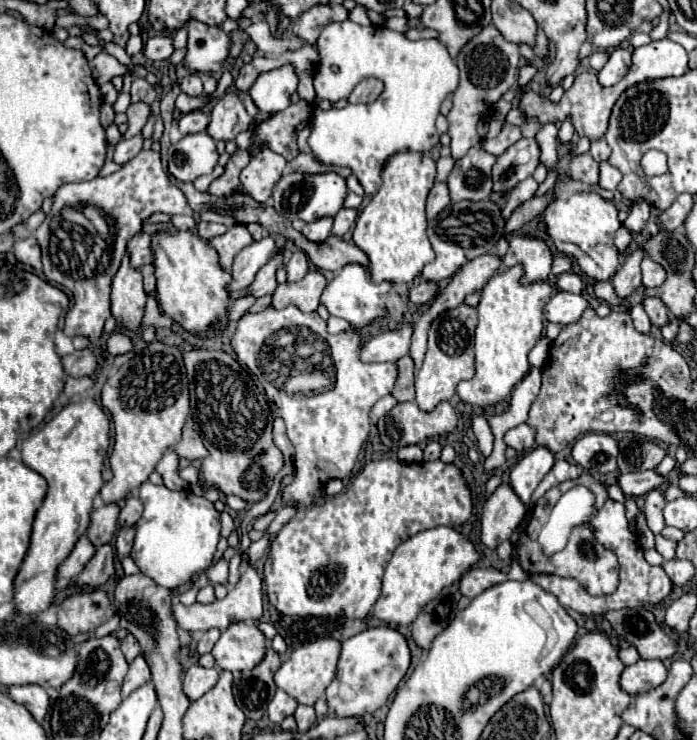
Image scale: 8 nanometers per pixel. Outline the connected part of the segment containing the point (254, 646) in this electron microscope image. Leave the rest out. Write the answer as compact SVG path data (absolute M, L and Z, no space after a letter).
M237 621L221 633L211 653L221 669L249 671L263 661L267 645L269 639L255 621Z

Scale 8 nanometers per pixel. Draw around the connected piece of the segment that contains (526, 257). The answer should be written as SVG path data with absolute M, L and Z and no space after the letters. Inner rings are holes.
M519 233L511 239L509 251L505 253L503 263L507 267L521 263L525 269L521 283L533 283L533 281L547 279L547 275L551 273L551 257L553 255L541 237L531 237L527 233Z

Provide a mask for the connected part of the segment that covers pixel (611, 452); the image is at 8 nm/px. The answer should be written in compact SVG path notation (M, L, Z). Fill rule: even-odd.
M585 433L573 445L573 459L591 475L617 471L617 441L607 433Z

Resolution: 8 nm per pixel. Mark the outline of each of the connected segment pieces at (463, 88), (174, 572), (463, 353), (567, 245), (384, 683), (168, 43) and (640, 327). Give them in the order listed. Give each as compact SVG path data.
M487 25L479 31L479 37L467 41L455 61L461 71L461 83L459 89L453 93L453 109L447 115L447 133L451 137L451 155L455 159L461 159L471 147L481 145L481 137L477 133L479 119L483 119L483 115L487 115L501 99L501 95L517 81L519 49L515 43L505 41L505 37L493 25Z
M145 481L139 487L139 497L145 505L141 519L137 521L135 543L131 557L139 571L151 577L157 585L175 589L187 583L193 573L203 573L215 555L219 541L219 511L205 497L195 495L191 489L171 491L165 485Z
M459 305L457 309L449 309L441 313L429 329L429 347L421 369L415 375L417 389L417 405L421 411L433 411L437 403L447 401L455 395L455 387L463 379L471 379L475 373L475 357L473 357L473 333L477 327L477 311L469 305Z
M575 193L567 201L553 201L543 213L547 233L563 255L571 255L579 267L597 281L607 281L619 267L619 251L615 247L615 233L621 227L617 209L597 193Z
M371 627L343 641L337 675L327 687L327 705L337 717L375 713L387 703L411 665L407 639L393 627Z
M163 35L151 37L151 39L149 39L149 51L145 49L145 55L147 55L151 61L169 59L169 57L173 55L173 41L171 41L171 37L163 37Z
M631 305L631 319L633 319L637 331L641 331L641 333L651 333L651 321L649 321L649 317L647 317L647 313L643 311L641 305Z

